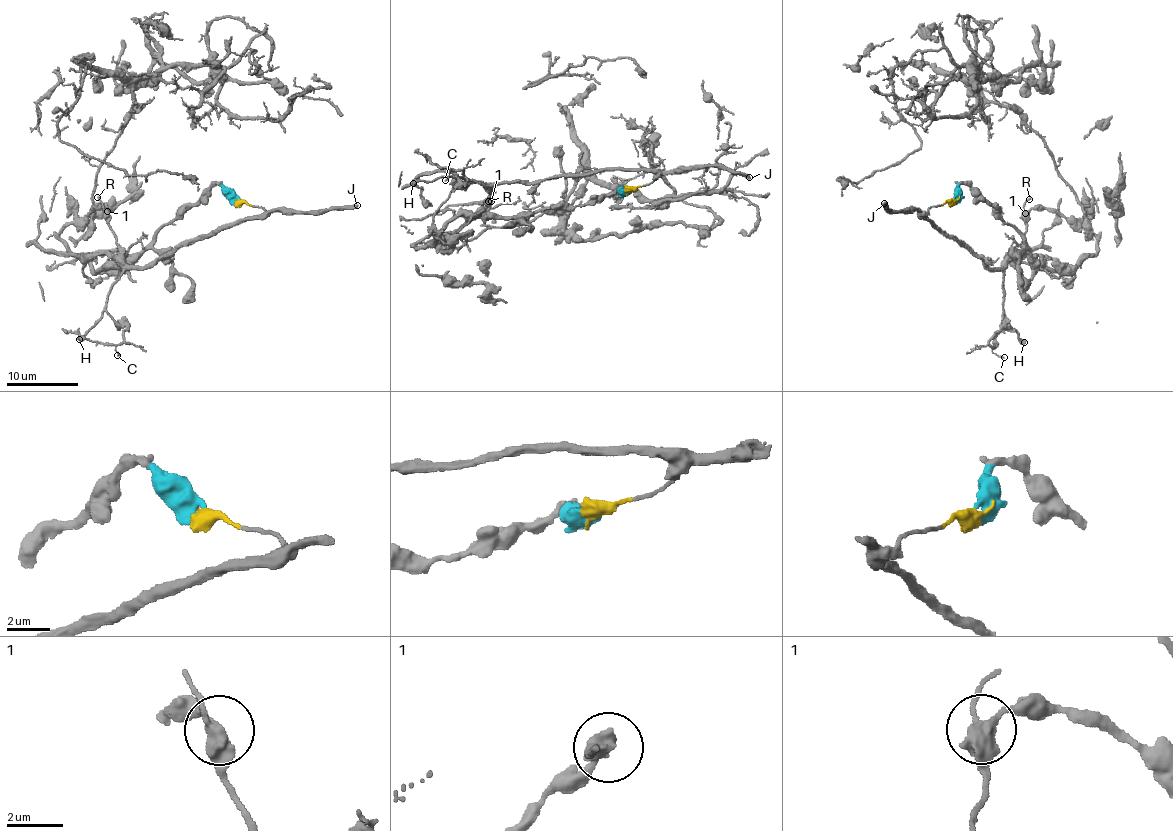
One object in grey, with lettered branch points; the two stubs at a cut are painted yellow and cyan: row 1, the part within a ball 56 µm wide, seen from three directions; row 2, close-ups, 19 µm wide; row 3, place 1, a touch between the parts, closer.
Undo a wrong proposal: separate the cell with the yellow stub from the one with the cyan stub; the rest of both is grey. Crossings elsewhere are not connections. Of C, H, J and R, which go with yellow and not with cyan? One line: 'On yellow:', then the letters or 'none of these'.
On yellow: C, H, J, R

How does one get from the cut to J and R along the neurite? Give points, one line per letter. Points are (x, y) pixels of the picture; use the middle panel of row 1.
J: (627, 191), (649, 185), (657, 176), (688, 172), (699, 166), (725, 165), (750, 178)
R: (627, 191), (649, 185), (656, 174), (649, 170), (606, 169), (494, 182), (488, 201)

